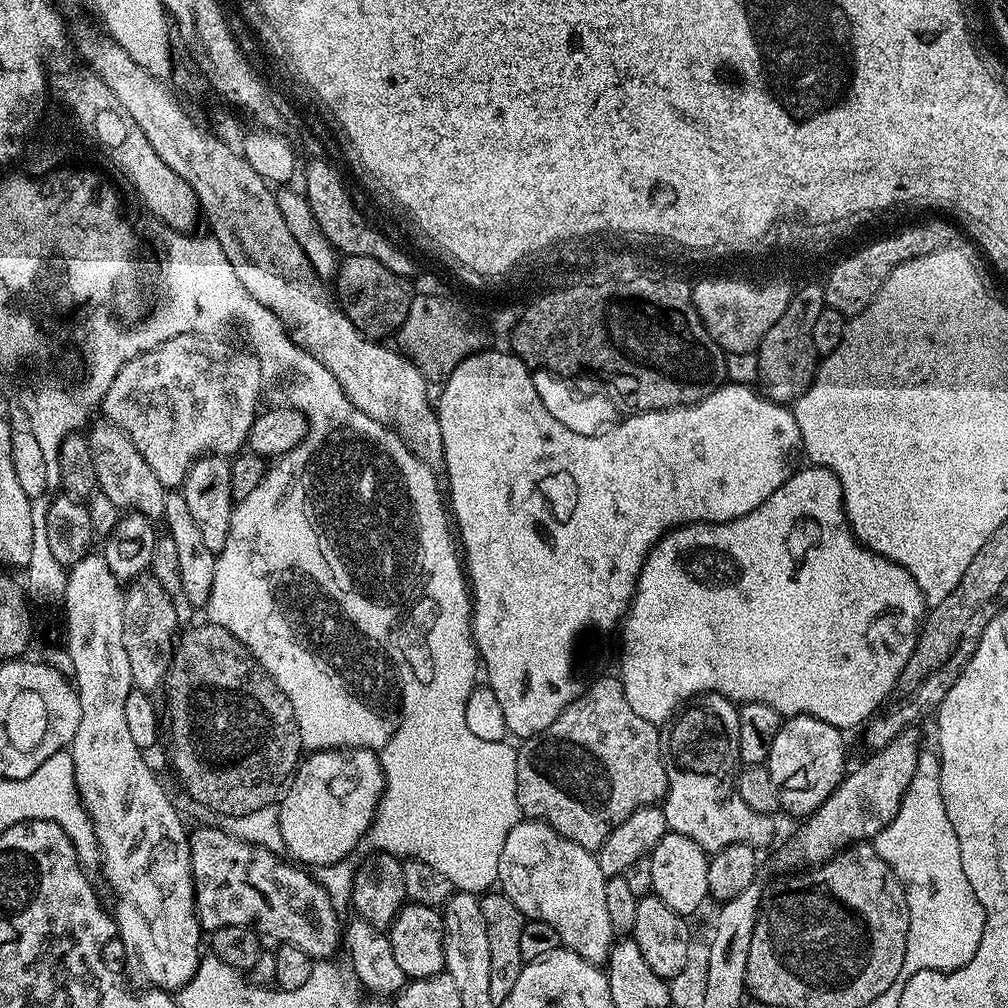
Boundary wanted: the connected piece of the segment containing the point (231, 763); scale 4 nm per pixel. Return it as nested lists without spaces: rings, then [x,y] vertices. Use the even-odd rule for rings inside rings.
[[[211,622],[203,623],[200,625],[197,623],[195,626],[189,627],[185,631],[189,632],[185,636],[183,633],[179,637],[172,654],[172,663],[166,681],[168,720],[172,723],[169,728],[167,725],[166,736],[168,732],[169,738],[172,739],[172,760],[176,763],[177,770],[180,771],[180,780],[184,783],[185,790],[202,807],[209,808],[210,811],[217,812],[218,815],[225,816],[225,818],[254,814],[254,810],[262,810],[277,803],[282,789],[289,783],[292,773],[296,771],[296,765],[302,759],[302,741],[298,730],[298,722],[294,718],[294,706],[290,706],[290,698],[286,698],[286,694],[282,694],[278,682],[274,682],[270,673],[258,663],[252,651],[242,642],[238,642],[238,638],[234,638],[234,634],[230,634],[230,630]]]

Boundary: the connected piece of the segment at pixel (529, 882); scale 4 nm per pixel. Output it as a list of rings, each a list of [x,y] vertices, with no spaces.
[[[521,819],[510,834],[506,834],[506,842],[502,842],[502,854],[498,857],[498,888],[510,898],[510,902],[514,902],[514,906],[518,906],[524,917],[554,926],[563,947],[586,958],[586,962],[607,965],[614,933],[610,926],[610,913],[606,911],[606,877],[589,849],[570,842],[570,838],[562,838],[562,834],[542,820]]]

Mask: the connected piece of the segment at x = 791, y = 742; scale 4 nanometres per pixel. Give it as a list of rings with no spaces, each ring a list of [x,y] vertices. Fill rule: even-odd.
[[[812,715],[787,717],[771,742],[765,760],[781,809],[792,816],[807,818],[816,812],[846,775],[846,744],[843,731]]]

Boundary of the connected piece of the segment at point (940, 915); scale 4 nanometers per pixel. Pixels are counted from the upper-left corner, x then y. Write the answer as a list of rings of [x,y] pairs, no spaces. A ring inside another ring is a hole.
[[[921,751],[914,778],[900,803],[898,814],[874,838],[874,847],[885,862],[894,870],[904,886],[908,907],[908,933],[906,954],[902,962],[901,977],[907,978],[915,972],[952,972],[966,966],[980,945],[984,933],[984,907],[974,894],[966,873],[962,871],[962,858],[958,854],[958,834],[946,818],[946,806],[942,802],[940,789],[940,757],[935,751]]]

